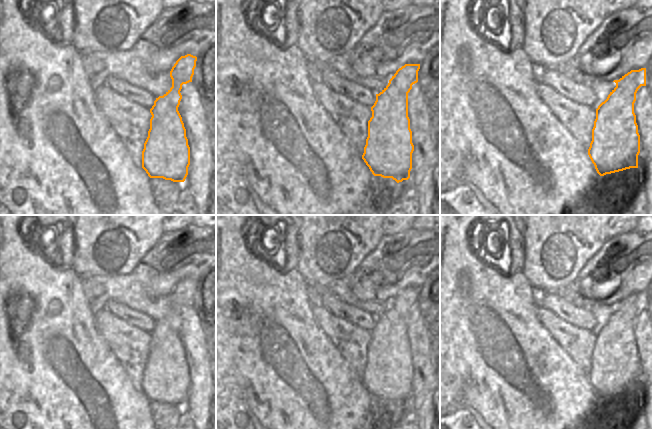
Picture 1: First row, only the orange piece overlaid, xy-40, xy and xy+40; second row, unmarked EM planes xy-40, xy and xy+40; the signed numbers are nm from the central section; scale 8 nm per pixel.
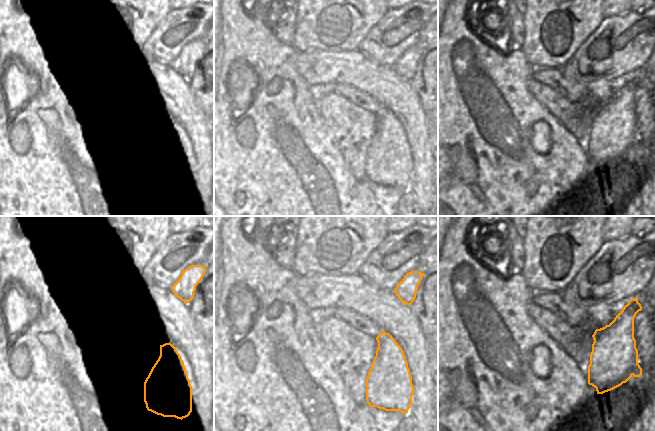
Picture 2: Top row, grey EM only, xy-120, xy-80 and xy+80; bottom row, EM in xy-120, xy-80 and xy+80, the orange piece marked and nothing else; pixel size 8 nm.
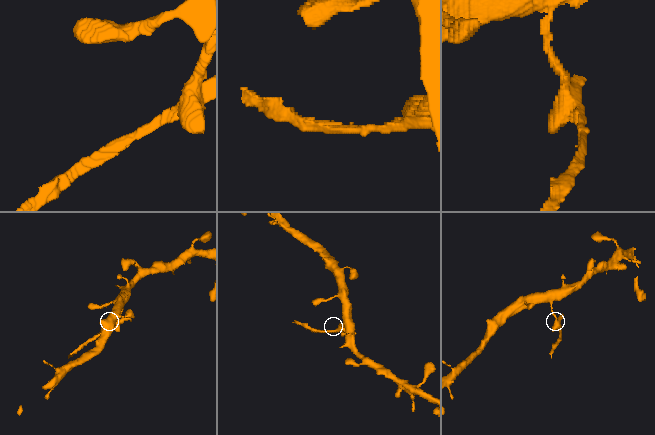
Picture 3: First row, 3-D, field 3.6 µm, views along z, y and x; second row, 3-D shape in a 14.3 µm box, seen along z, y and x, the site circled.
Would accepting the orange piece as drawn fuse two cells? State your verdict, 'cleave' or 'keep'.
cleave

